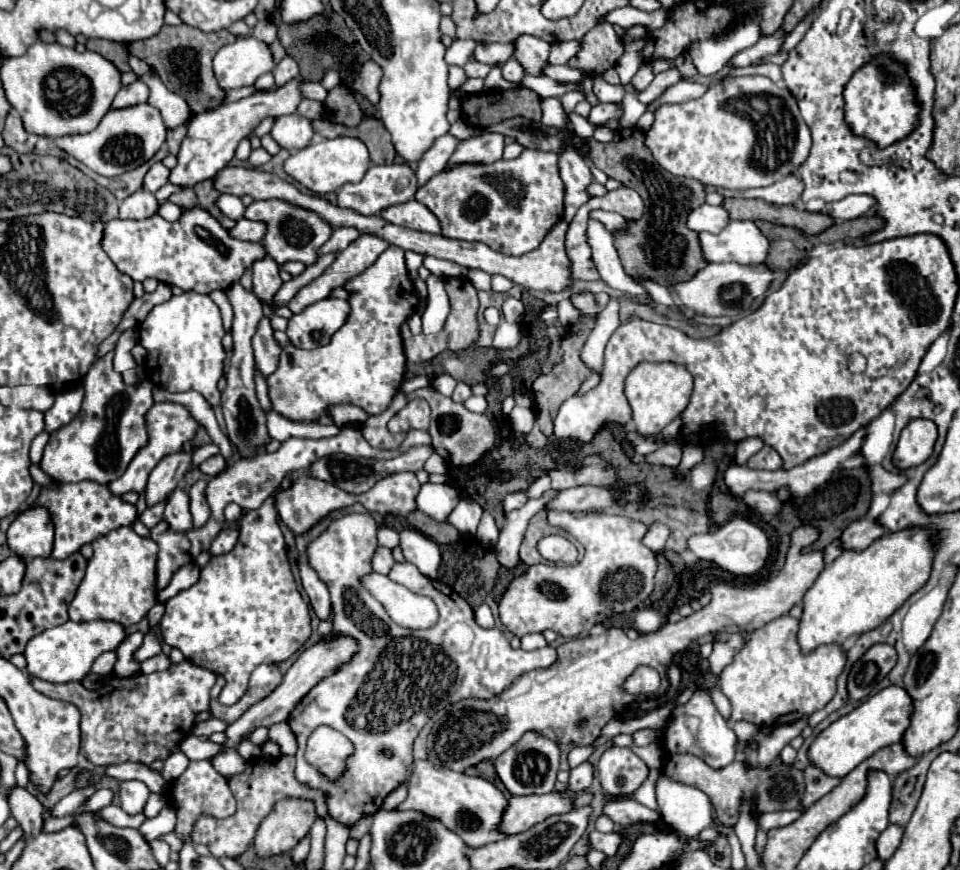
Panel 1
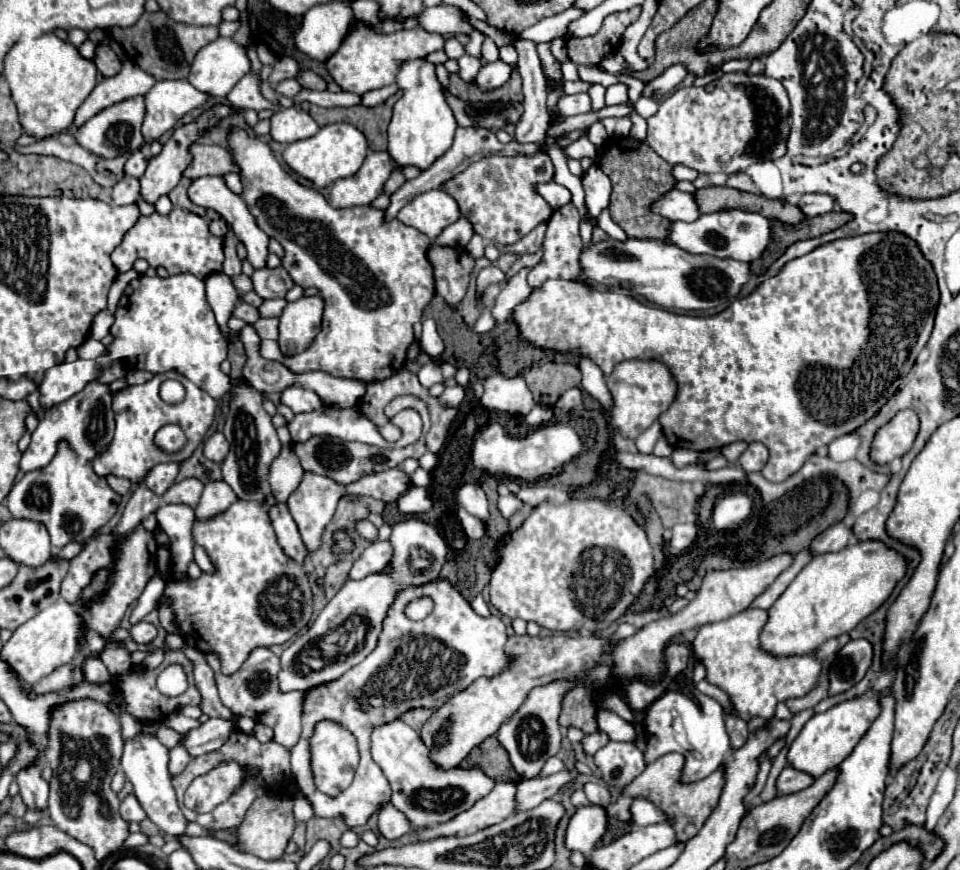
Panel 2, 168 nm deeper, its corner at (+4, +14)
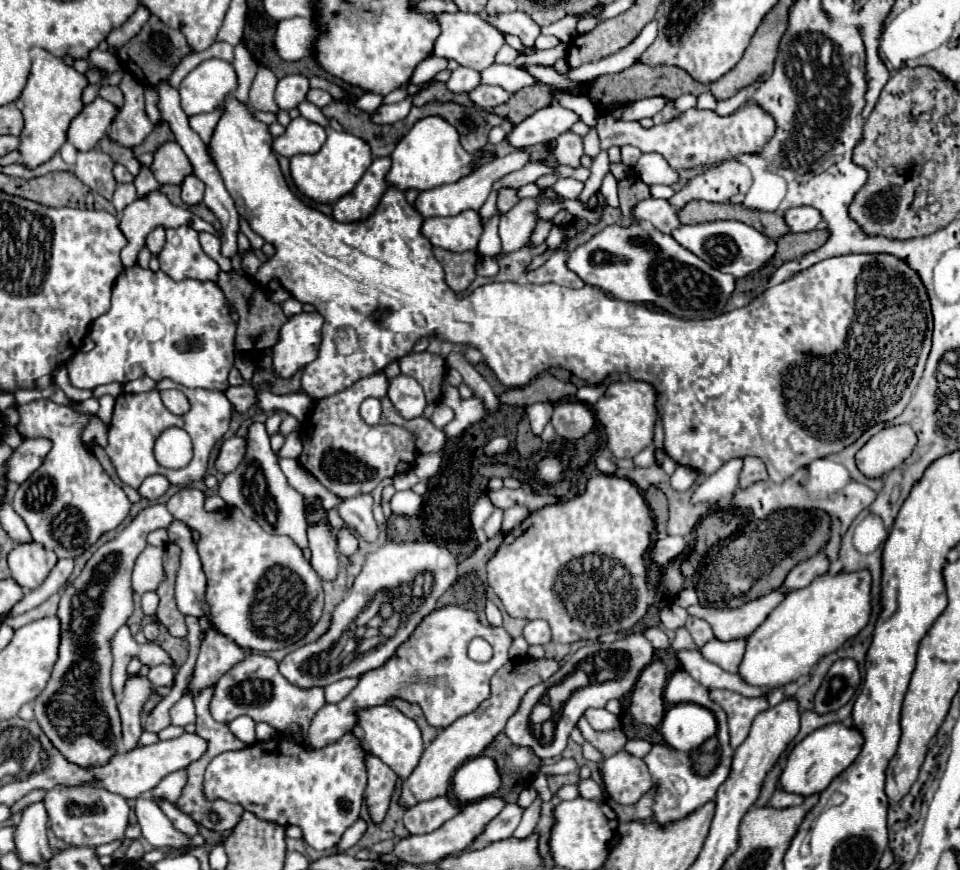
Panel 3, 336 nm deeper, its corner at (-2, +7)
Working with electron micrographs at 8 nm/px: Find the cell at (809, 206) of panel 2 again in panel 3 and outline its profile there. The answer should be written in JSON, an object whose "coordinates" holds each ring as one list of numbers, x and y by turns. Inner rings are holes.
{"coordinates":[[798,206,798,208,790,208,784,214,784,222,788,224,790,232,810,232,816,228,816,224,822,222,822,216,816,208,810,206]]}

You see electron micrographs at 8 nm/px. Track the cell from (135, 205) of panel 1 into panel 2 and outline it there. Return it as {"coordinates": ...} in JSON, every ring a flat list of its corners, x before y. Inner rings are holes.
{"coordinates":[[124,177,112,189,114,205,130,205,130,203,138,203,140,199,142,197,138,197,138,179,136,177]]}

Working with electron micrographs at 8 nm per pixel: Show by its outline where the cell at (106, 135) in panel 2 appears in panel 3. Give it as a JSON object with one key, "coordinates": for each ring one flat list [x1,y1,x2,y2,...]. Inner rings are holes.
{"coordinates":[[124,72,120,90,124,92,124,106,110,126,110,136,118,144,132,148,140,144,154,130,154,126,144,112,144,86,140,80,136,80,130,72]]}

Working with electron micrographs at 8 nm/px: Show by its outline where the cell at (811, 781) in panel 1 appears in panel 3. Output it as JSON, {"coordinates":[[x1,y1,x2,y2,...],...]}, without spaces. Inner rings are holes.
{"coordinates":[[776,790,776,792,772,794,772,798,768,800,768,806,770,806,770,808,790,808,790,806,800,806,802,802,804,802,802,796,786,794,786,792]]}

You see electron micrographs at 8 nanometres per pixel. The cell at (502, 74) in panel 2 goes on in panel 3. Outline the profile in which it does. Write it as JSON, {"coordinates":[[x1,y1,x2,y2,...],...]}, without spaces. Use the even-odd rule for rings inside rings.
{"coordinates":[[480,84,480,86,474,88,468,96,470,96,470,100,472,100,476,106,488,110,488,108,494,108,494,106,498,106,498,104,504,104,504,102,510,98,510,92,506,92,506,90,500,88,500,86]]}

